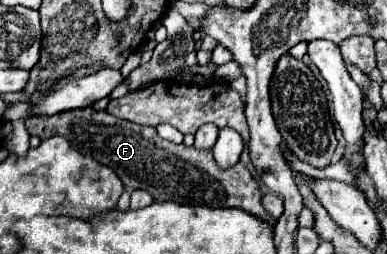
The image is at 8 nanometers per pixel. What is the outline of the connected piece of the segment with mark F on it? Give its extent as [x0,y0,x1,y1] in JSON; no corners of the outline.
[30,107,276,227]

